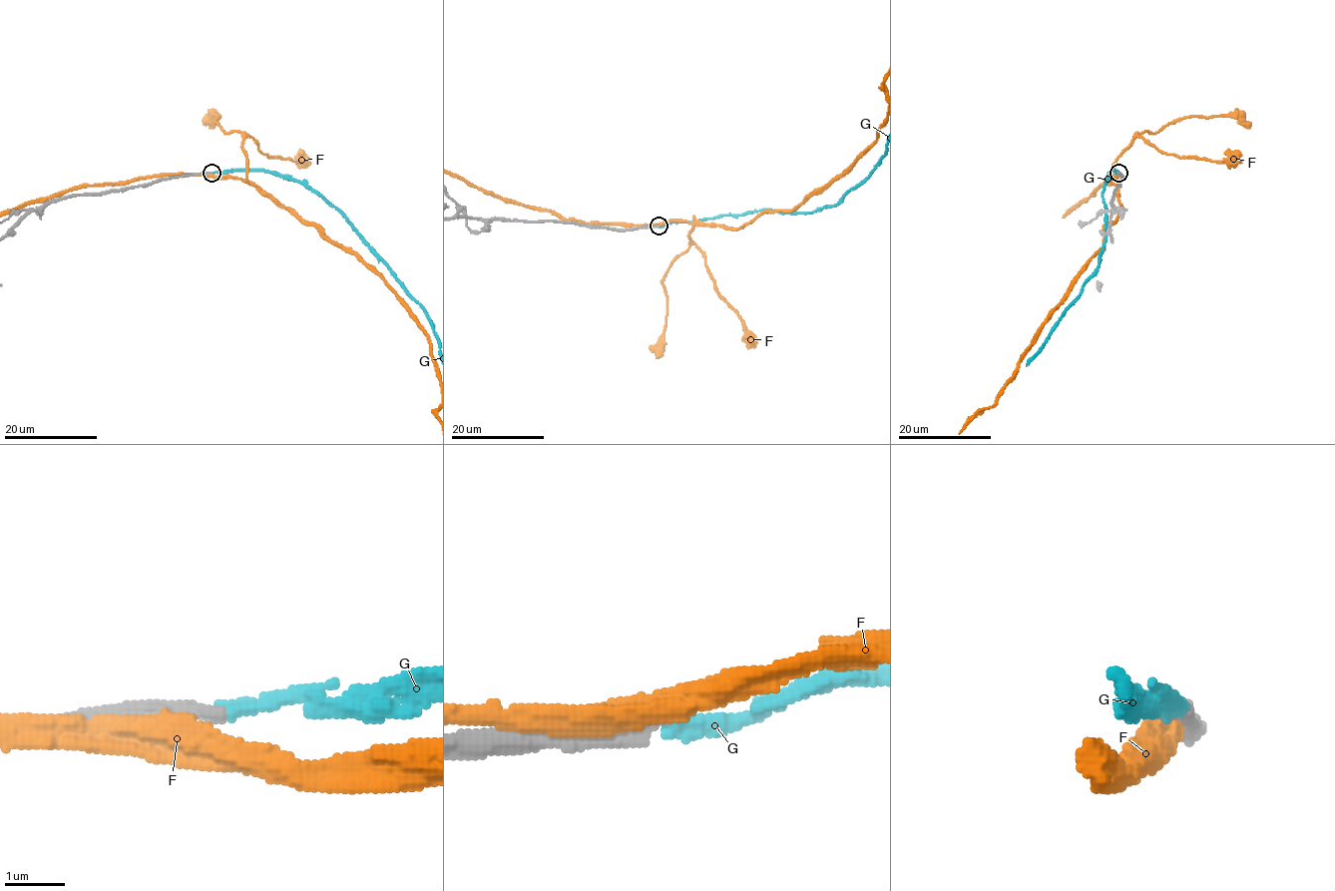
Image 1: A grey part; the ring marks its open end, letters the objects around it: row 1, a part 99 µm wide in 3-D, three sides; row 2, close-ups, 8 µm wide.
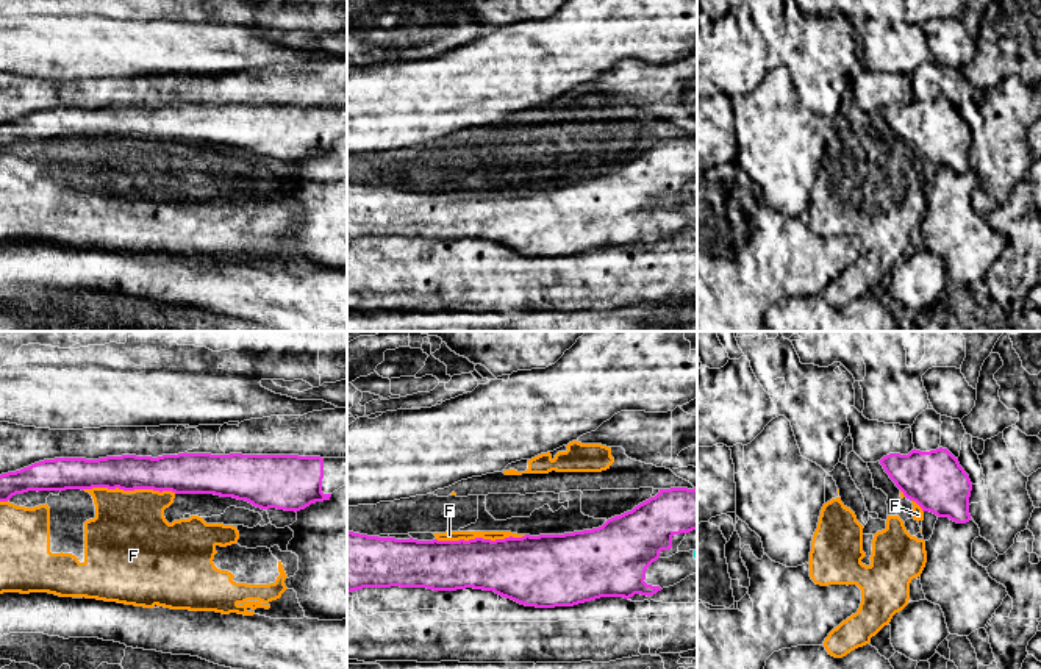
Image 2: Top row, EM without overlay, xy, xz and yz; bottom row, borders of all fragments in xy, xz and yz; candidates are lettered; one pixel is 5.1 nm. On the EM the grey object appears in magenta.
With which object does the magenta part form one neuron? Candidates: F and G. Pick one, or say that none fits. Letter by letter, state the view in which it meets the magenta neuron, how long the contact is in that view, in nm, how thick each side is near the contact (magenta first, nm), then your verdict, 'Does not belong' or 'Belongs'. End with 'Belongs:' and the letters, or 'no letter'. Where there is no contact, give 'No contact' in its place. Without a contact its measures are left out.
F: Touches magenta in xy. Shared border 480 nm. Thickness 190 nm (magenta) against 420 nm. Does not belong
G: No contact. Belongs
Belongs: G

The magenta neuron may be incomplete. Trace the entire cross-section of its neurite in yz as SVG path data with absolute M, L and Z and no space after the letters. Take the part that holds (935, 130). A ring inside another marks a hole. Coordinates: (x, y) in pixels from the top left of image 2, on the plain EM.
M947 98L911 100L908 105L889 103L880 109L885 122L922 161L949 167L957 174L971 170L969 147L972 133Z

